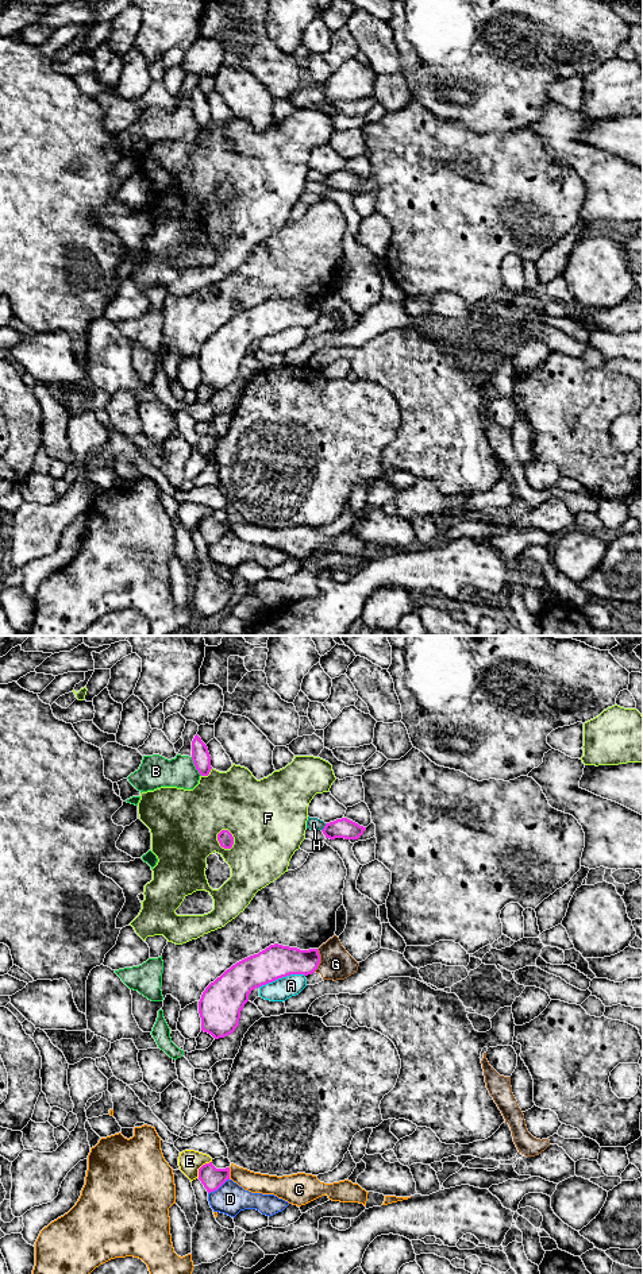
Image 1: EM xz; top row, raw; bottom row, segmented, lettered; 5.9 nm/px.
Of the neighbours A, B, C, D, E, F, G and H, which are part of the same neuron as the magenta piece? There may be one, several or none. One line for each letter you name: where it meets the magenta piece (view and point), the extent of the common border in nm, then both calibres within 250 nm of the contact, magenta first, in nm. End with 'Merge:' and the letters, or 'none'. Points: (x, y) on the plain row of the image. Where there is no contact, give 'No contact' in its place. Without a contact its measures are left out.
Merge: none

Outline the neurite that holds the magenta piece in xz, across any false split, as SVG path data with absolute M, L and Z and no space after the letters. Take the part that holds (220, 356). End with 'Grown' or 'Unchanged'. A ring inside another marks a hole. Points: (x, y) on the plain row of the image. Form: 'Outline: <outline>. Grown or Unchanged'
Outline: M278 296L236 314L203 344L199 354L201 383L215 391L232 386L253 341L290 327L312 327L319 316L317 301L300 302Z. Unchanged

